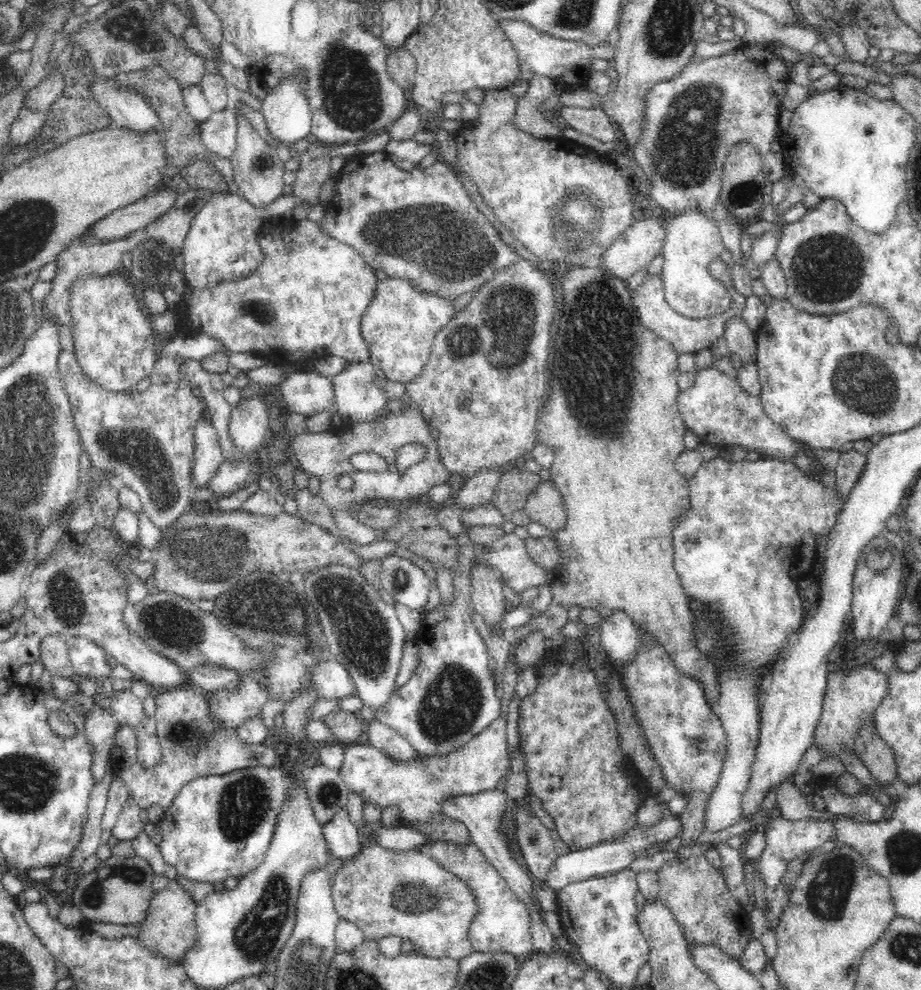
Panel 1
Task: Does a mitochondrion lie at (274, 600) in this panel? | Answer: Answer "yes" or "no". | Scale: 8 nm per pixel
yes

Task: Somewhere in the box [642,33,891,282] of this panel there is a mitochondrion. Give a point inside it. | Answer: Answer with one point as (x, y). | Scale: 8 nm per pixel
(684, 155)

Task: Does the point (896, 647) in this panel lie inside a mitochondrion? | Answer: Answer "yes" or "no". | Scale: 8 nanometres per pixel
no

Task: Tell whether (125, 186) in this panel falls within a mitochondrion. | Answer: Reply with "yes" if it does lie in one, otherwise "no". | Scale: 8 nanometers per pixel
no

